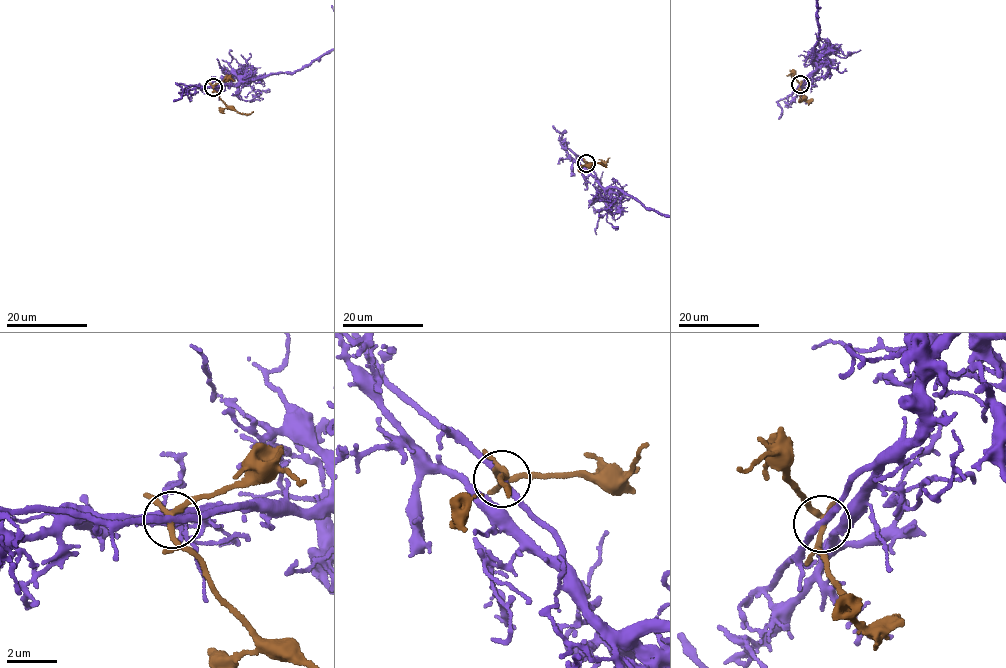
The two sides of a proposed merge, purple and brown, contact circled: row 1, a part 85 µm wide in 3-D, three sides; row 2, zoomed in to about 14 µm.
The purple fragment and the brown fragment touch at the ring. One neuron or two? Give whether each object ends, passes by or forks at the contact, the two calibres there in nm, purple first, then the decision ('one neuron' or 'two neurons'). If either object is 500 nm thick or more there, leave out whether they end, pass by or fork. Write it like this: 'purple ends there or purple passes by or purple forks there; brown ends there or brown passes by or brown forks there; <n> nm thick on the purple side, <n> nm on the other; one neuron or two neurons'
purple passes by; brown forks there; 240 nm thick on the purple side, 190 nm on the other; two neurons

